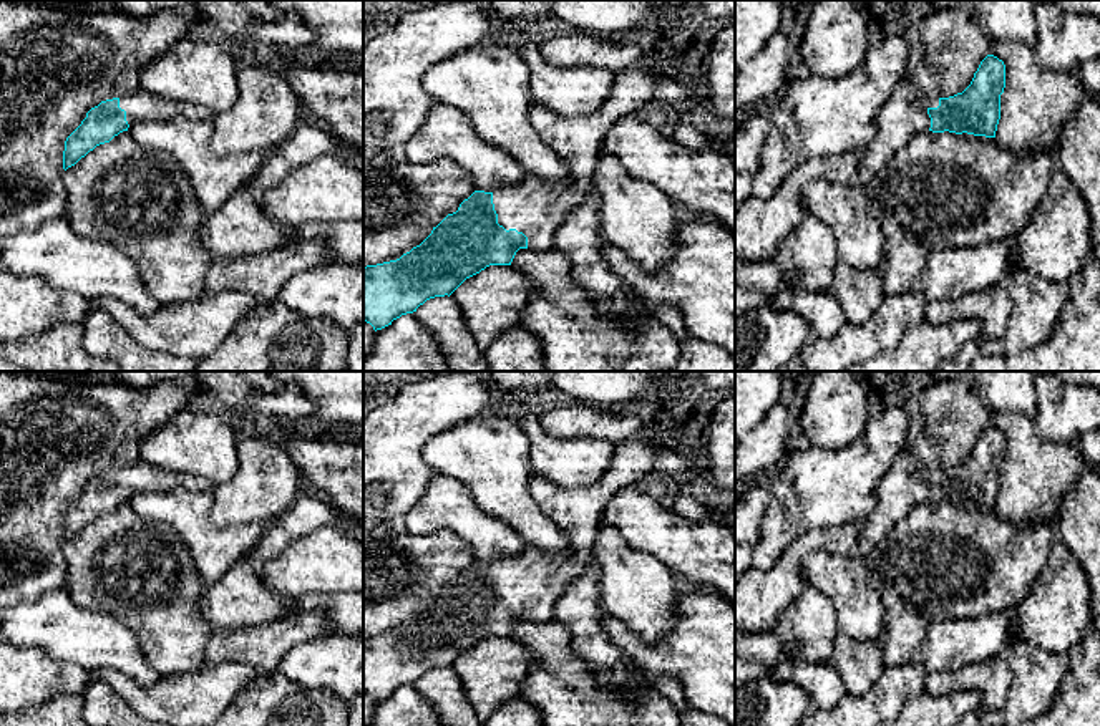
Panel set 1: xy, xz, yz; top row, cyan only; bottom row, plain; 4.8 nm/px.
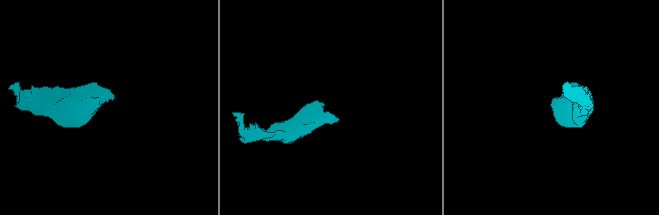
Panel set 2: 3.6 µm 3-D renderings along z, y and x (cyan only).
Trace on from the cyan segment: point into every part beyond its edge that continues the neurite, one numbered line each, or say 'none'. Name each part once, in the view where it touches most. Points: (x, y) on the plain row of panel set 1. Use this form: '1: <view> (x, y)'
1: xz (536, 579)

